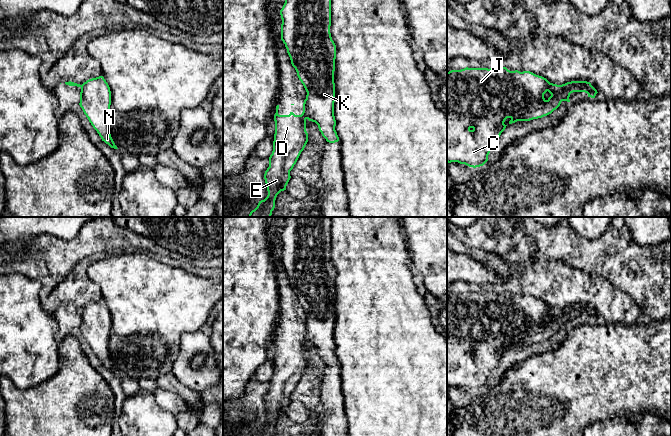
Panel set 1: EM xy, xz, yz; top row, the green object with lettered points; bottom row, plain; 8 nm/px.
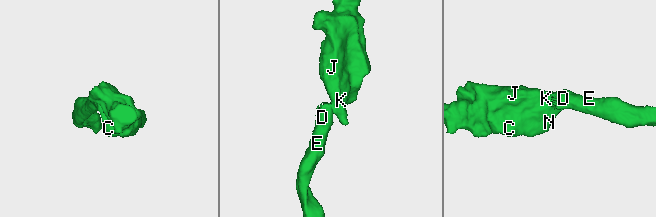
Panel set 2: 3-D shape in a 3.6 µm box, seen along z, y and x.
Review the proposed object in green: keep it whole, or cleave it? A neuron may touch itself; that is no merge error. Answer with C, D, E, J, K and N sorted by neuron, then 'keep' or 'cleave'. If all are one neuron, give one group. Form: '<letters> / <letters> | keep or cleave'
C J K N / D E | cleave

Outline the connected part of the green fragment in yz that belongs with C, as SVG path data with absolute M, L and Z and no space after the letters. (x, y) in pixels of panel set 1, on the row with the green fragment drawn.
M500 65L490 69L466 67L447 72L447 162L458 162L473 168L483 166L507 126L504 124L507 118L511 119L509 124L542 118L556 110L562 101L570 102L570 94L530 71L510 71Z

